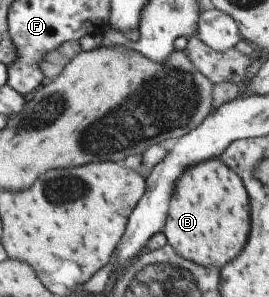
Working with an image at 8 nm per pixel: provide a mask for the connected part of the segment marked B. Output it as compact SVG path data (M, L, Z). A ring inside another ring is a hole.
M214 157L185 168L175 180L161 233L183 259L220 270L244 246L249 218L247 192L240 177Z

